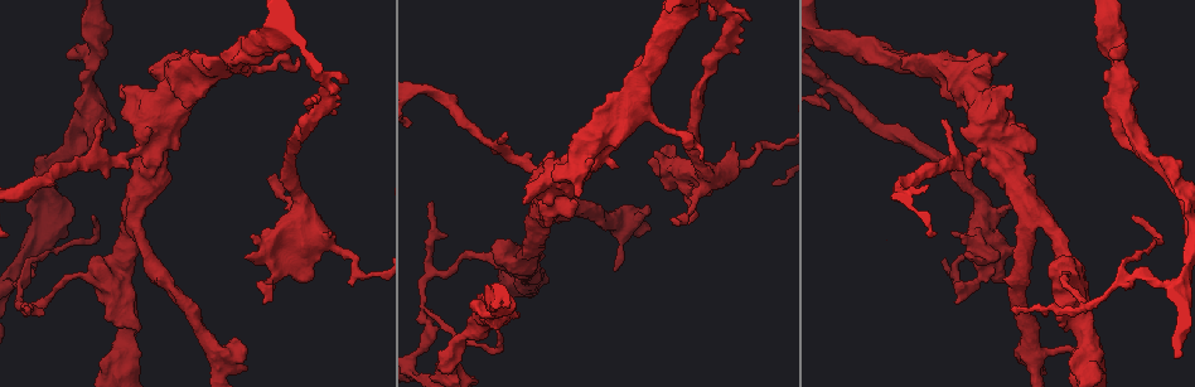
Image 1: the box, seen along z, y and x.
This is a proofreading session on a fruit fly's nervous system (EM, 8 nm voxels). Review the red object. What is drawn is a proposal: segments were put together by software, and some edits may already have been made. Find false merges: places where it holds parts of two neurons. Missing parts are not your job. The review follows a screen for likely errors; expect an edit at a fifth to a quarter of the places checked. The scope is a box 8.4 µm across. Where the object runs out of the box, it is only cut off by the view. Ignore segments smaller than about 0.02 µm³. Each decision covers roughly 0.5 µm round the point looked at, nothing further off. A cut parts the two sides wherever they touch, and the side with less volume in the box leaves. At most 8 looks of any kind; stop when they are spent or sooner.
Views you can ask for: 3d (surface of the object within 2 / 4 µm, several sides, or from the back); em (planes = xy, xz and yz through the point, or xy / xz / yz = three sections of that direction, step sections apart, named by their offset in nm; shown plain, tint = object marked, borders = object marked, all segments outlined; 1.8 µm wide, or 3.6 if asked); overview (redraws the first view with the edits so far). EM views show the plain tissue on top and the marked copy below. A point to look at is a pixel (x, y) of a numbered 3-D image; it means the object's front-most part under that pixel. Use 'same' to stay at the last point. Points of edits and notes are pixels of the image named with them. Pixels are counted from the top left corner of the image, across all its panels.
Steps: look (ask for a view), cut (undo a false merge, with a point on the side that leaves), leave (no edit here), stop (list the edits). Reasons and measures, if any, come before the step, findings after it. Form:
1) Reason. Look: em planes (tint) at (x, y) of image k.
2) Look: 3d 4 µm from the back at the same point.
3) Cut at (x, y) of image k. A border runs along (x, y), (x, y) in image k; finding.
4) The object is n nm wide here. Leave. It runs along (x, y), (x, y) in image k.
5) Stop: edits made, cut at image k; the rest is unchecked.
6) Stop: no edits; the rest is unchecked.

Arms part here. Look: 3d 2 µm at (1126, 280) of image 1.

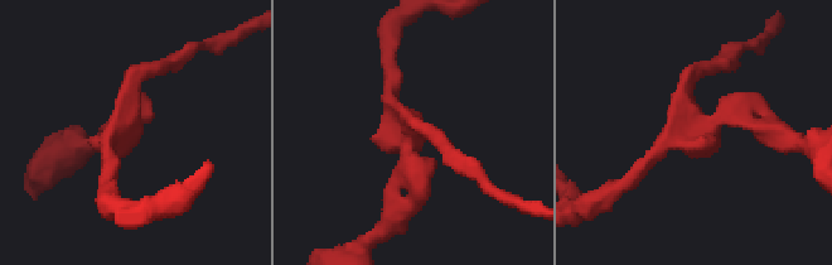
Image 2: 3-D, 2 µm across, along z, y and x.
Need the tissue. Look: em planes (tint) at (122, 132) of image 2.

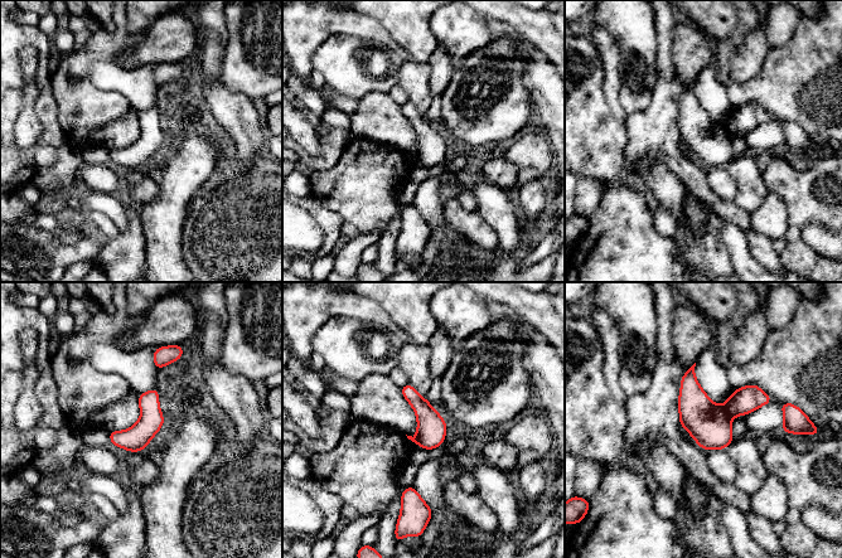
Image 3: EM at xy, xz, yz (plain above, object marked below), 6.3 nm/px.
Cut at (746, 399) of image 3. A border runs along (722, 406), (732, 417) in image 3; a second neuron is stuck on.

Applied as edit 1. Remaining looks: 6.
Three arms meet. Look: 3d 4 µm at (517, 263) of image 1.

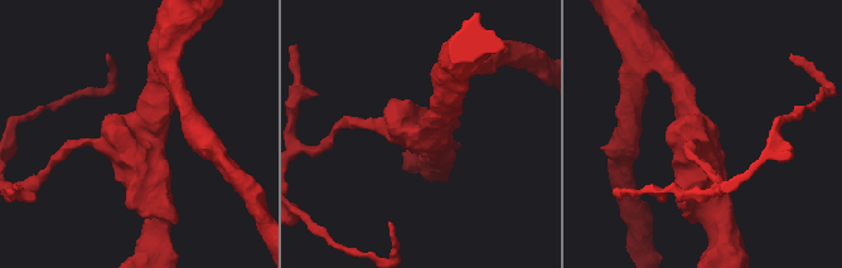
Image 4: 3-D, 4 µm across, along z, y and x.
3 arms meet here; the arms are 160, 300, 550 nm wide. Look: em 3.6 µm planes (tint) at (419, 131) of image 4.

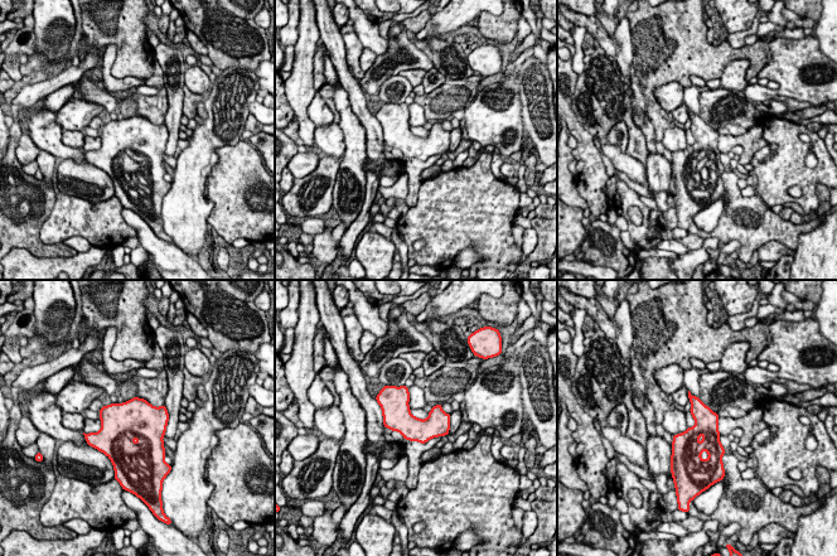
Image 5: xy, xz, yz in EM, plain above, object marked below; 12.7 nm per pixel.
The object is 300 nm wide here. Leave. All the same neuron.

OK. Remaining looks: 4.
Looks like a crossing. Look: 3d 2 µm at (300, 219) of image 1.

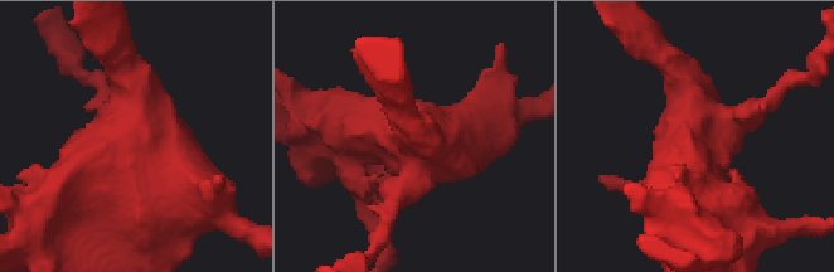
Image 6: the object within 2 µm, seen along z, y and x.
Now the EM. Look: em planes (tint) at (422, 137) of image 6.

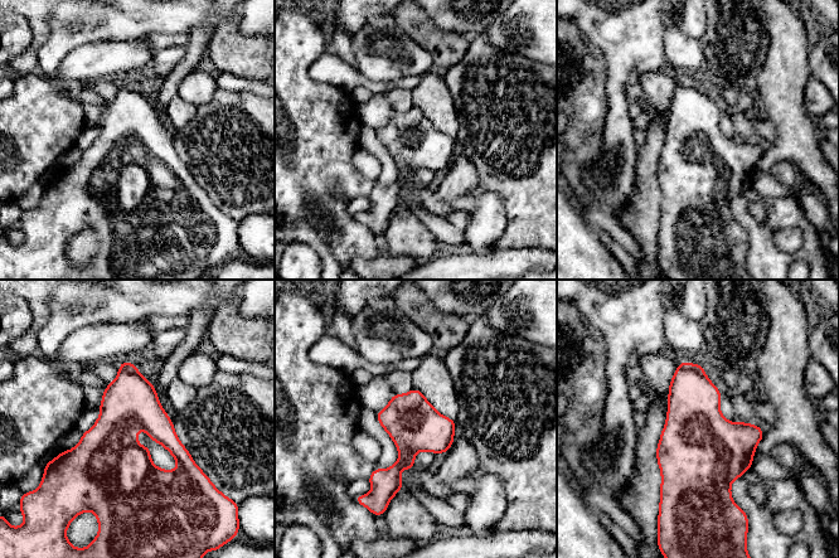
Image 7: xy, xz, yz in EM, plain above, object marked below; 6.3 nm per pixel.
Leave. Continuous, no second neuron.

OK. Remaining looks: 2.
Sharp bend. Look: em 3.6 µm yz step 8 (tint) at (994, 131) of image 1.

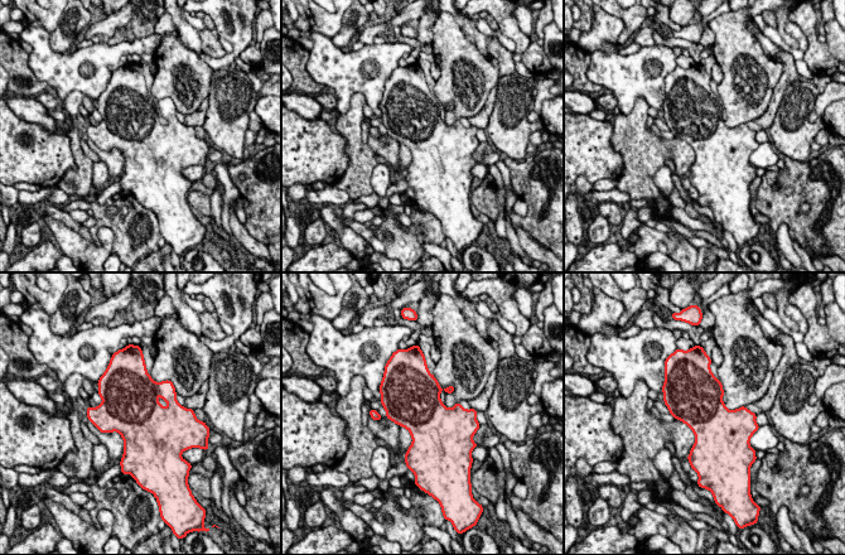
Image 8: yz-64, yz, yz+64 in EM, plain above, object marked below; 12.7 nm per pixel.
Cut it another way. Look: em 3.6 µm xy step 8 (borders) at the same point.

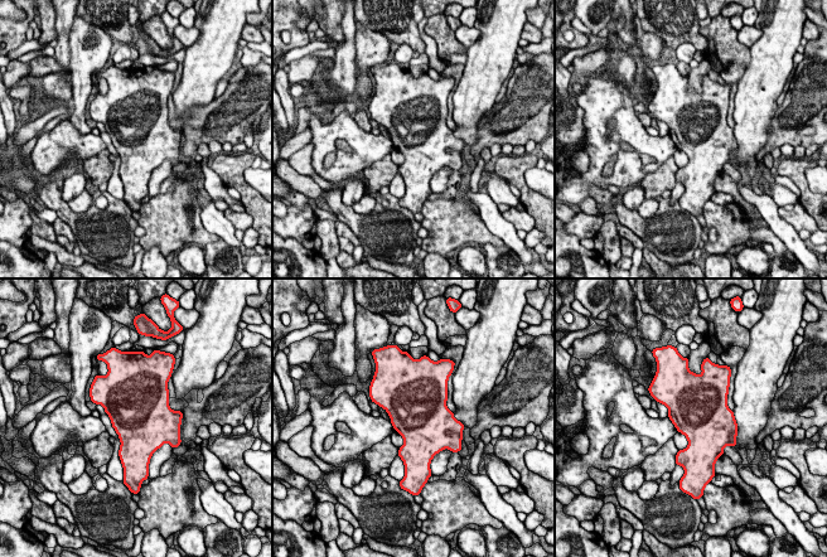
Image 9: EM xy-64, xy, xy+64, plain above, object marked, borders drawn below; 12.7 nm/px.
The object is 750 nm wide here. Leave. One neuron here.

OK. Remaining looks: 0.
Stop: edits made, cut at image 3; the rest is unchecked.

